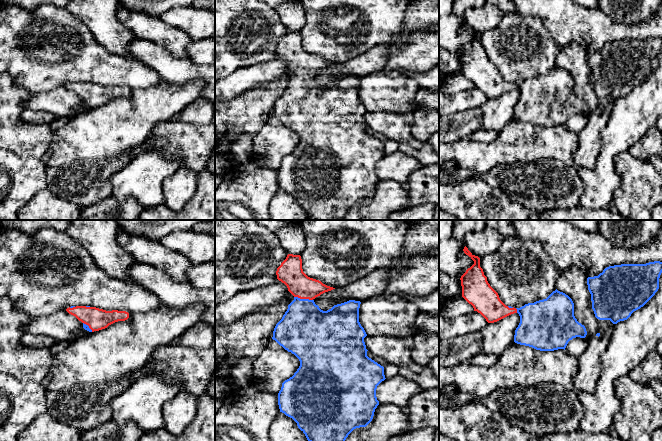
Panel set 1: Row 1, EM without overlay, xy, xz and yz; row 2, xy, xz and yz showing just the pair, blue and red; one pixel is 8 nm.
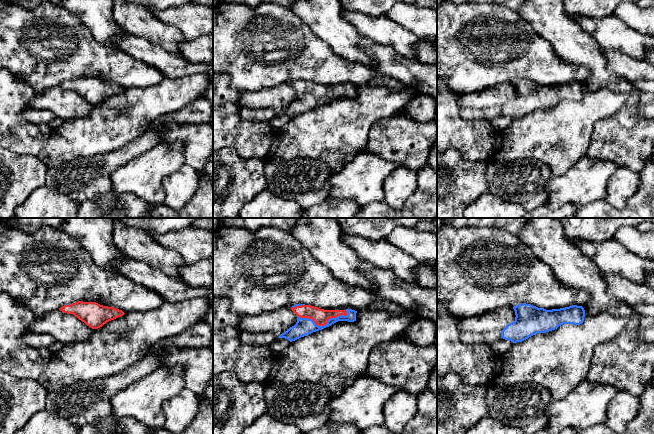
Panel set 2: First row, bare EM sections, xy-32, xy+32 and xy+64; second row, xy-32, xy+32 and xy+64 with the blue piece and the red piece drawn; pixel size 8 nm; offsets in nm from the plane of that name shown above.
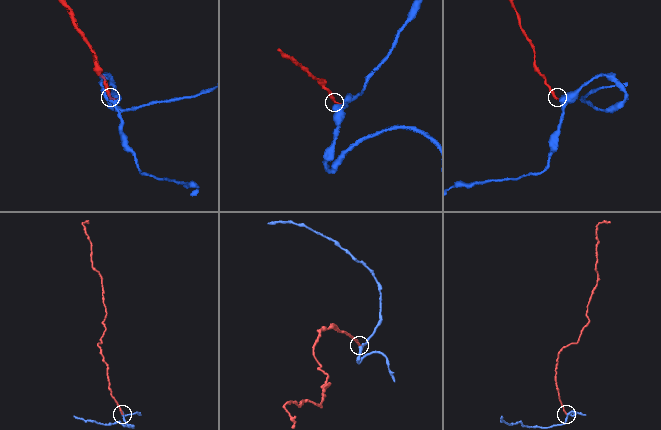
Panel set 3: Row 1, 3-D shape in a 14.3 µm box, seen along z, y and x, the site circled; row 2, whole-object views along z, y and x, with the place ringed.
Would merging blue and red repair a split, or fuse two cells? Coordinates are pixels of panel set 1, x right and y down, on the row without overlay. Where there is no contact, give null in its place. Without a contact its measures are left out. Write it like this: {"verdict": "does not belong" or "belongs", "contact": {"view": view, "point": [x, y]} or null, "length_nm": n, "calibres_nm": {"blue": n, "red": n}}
{"verdict": "belongs", "contact": {"view": "xz", "point": [303, 75]}, "length_nm": 160, "calibres_nm": {"blue": 420, "red": 200}}

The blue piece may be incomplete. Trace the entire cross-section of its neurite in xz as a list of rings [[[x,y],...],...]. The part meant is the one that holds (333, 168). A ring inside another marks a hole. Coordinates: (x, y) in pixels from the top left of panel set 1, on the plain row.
[[[288,30],[276,47],[277,55],[284,59],[294,76],[282,95],[276,100],[272,115],[300,137],[300,142],[292,153],[282,159],[278,169],[280,188],[292,194],[305,210],[308,219],[344,220],[348,211],[356,204],[366,203],[373,195],[379,181],[376,173],[377,162],[384,157],[384,143],[367,132],[364,114],[367,112],[359,98],[360,77],[349,76],[323,87],[314,75],[335,64],[308,53],[302,45],[300,31]]]

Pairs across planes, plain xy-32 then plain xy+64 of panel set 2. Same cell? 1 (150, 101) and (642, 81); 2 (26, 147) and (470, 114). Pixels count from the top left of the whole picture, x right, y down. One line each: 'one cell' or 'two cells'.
1: two cells
2: two cells

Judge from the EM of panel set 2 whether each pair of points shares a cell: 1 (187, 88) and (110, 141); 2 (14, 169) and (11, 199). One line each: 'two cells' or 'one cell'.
1: one cell
2: one cell

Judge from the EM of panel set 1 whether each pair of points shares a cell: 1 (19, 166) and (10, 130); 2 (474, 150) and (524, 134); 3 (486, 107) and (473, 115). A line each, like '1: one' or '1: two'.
1: two
2: one
3: two

